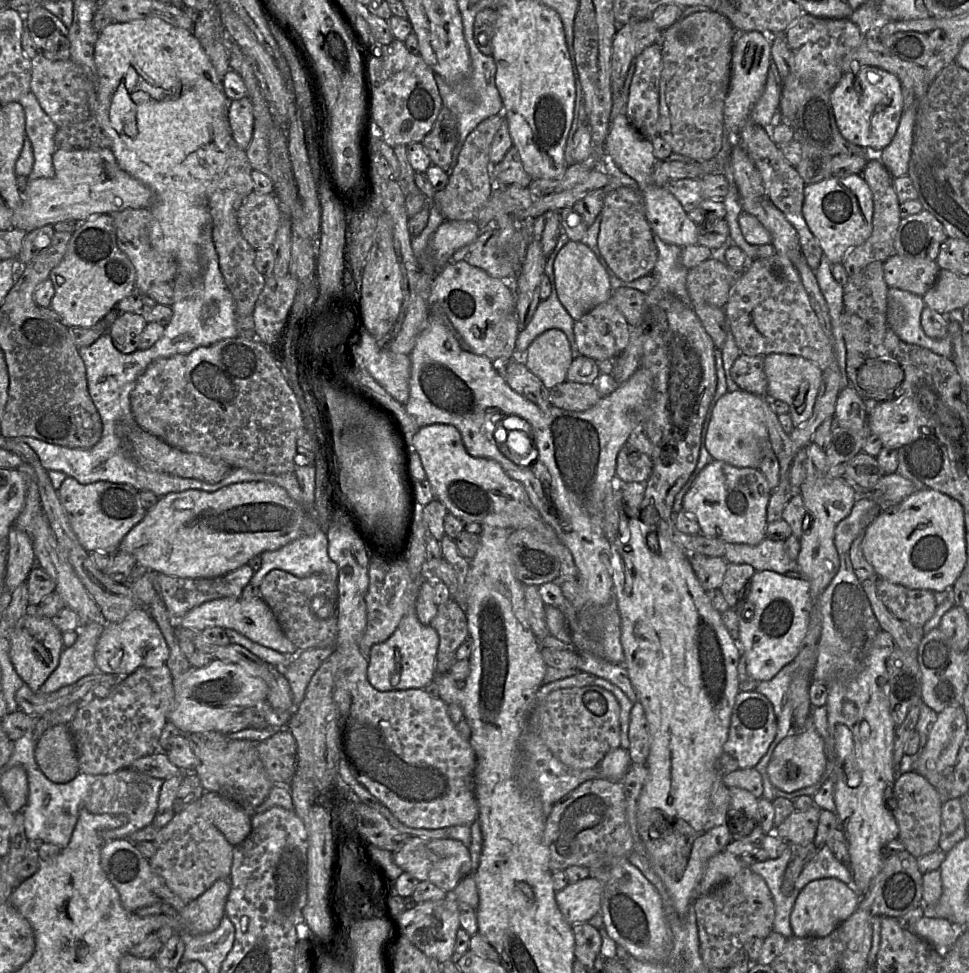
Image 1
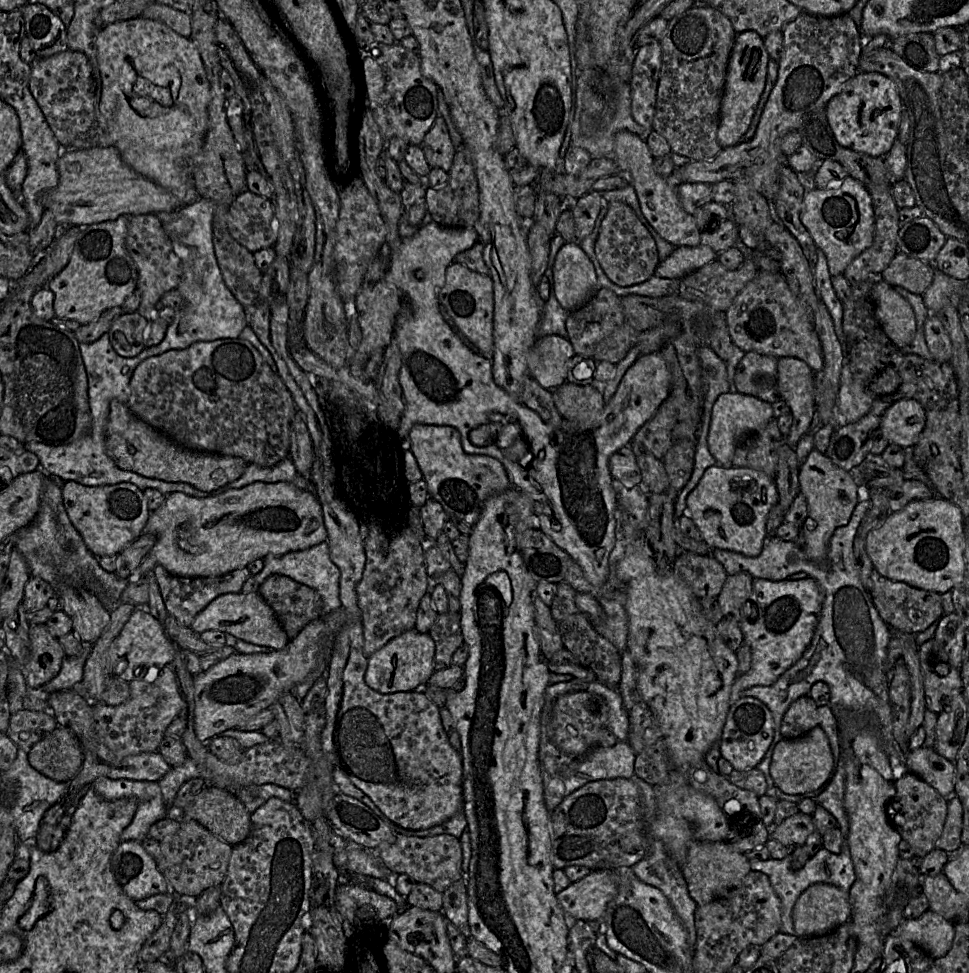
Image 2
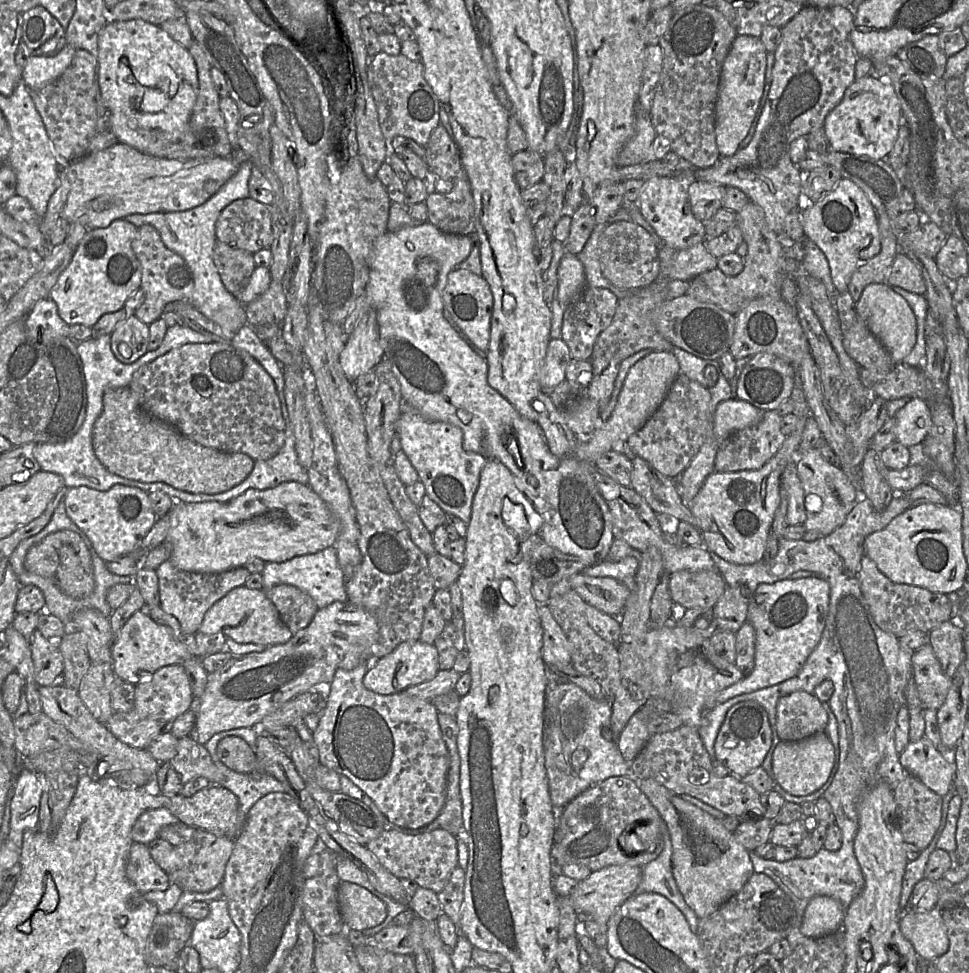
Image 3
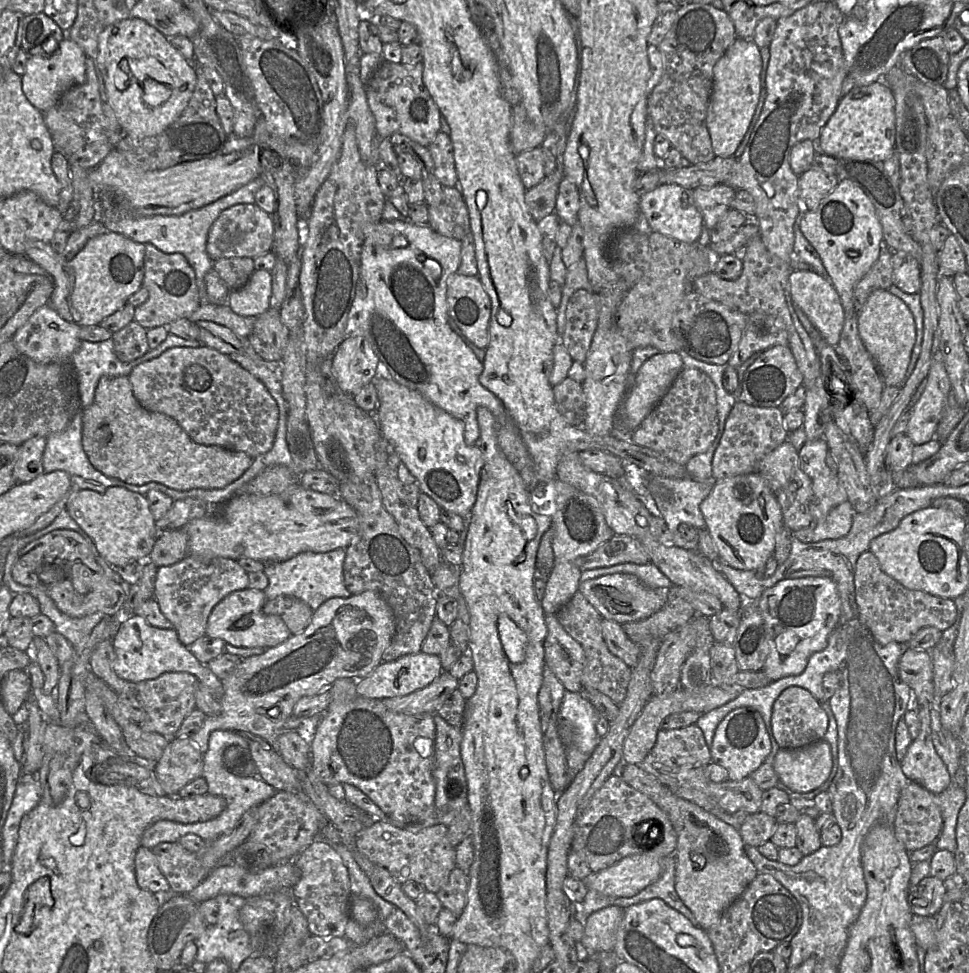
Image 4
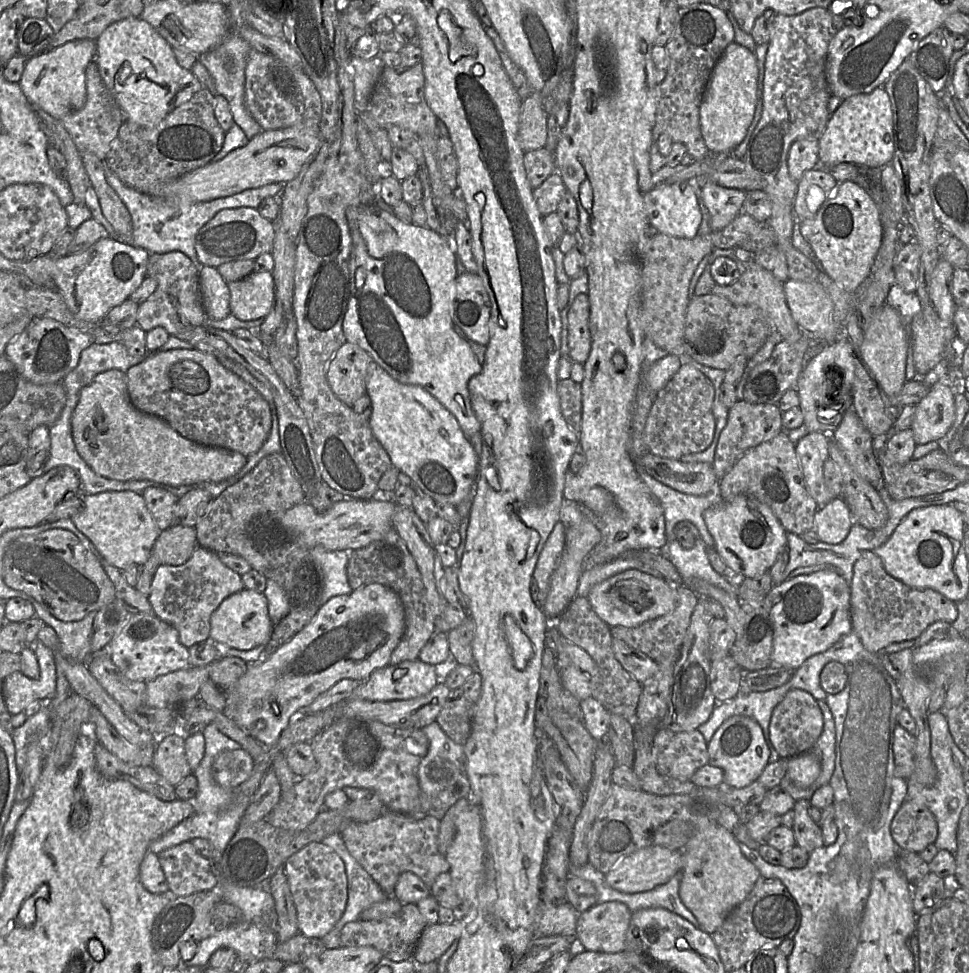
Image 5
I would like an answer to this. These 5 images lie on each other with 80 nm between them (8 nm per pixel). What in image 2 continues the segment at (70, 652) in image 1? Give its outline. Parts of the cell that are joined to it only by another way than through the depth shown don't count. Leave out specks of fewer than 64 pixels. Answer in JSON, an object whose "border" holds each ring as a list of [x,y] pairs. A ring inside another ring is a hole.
{"border":[[[83,643],[82,653],[78,656],[65,656],[56,677],[42,686],[43,692],[52,693],[69,690],[83,678],[84,666],[93,644]]]}

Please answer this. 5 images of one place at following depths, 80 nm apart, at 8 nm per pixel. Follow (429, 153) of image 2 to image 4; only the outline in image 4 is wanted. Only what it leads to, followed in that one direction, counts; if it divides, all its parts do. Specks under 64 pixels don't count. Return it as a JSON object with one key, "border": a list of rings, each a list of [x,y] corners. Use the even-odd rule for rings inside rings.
{"border":[[[439,131],[428,150],[435,166],[435,173],[443,187],[458,185],[454,149],[450,135]]]}

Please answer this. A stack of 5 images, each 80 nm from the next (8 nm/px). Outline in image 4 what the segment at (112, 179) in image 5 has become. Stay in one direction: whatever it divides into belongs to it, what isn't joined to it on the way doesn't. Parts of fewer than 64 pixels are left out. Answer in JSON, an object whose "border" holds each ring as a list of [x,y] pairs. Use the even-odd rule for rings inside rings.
{"border":[[[259,176],[251,182],[241,186],[239,189],[210,204],[187,211],[180,215],[133,216],[120,221],[105,221],[105,225],[135,242],[141,244],[150,243],[164,253],[183,254],[195,272],[200,304],[210,304],[207,300],[205,275],[213,268],[214,261],[208,256],[206,251],[208,232],[214,221],[225,209],[236,204],[255,203],[256,192],[265,184],[266,181],[263,176]]]}

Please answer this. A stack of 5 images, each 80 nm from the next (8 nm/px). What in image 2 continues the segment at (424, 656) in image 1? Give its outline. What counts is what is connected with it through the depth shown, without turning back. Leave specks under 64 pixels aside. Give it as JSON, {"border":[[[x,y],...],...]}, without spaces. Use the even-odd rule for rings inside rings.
{"border":[[[415,628],[394,637],[368,658],[368,667],[364,675],[365,683],[381,694],[422,690],[427,685],[434,670],[435,642],[429,633],[419,633]]]}

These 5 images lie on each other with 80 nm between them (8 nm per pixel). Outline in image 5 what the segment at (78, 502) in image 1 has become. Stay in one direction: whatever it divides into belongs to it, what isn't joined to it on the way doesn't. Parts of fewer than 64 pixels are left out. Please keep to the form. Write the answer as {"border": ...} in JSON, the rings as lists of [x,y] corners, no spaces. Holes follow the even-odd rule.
{"border":[[[109,491],[96,495],[82,493],[82,501],[82,510],[71,520],[92,542],[103,560],[123,571],[131,565],[142,566],[149,559],[161,530],[141,494],[132,491]]]}

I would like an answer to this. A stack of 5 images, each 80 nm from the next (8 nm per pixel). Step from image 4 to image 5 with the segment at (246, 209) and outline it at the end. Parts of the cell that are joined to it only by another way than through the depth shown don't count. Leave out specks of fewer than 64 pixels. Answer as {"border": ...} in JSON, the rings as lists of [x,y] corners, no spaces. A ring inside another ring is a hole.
{"border":[[[239,207],[225,209],[218,212],[197,233],[195,238],[195,251],[199,262],[203,266],[217,268],[219,265],[237,260],[255,260],[258,256],[272,251],[275,239],[273,222],[261,216],[258,209]]]}

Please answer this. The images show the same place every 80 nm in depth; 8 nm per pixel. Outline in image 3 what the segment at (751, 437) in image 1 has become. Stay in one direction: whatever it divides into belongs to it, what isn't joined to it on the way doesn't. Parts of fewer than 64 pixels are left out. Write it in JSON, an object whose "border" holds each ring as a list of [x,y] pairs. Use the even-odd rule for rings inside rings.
{"border":[[[738,398],[720,402],[713,417],[713,434],[717,444],[723,443],[734,432],[758,423],[763,411]]]}

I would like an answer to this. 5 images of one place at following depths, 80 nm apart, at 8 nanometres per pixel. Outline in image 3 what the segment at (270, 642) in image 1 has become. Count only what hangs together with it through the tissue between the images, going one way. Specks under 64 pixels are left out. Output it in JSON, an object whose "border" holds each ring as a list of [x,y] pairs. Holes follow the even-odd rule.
{"border":[[[245,586],[231,590],[213,604],[205,613],[198,632],[204,634],[221,633],[237,643],[254,643],[265,646],[286,643],[293,635],[281,620],[278,611],[267,598],[265,592],[262,589],[248,589]]]}

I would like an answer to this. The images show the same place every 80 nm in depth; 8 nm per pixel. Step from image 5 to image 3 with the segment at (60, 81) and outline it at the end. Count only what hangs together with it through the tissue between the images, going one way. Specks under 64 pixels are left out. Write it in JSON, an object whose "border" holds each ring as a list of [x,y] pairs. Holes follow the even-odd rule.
{"border":[[[66,45],[51,57],[31,56],[22,70],[22,80],[33,92],[58,79],[70,66],[77,49]]]}

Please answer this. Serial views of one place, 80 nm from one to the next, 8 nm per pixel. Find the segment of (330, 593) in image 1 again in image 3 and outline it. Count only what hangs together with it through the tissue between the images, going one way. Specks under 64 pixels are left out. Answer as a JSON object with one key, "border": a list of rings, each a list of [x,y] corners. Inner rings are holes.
{"border":[[[288,584],[276,585],[267,590],[265,595],[293,635],[307,627],[318,610],[310,595]]]}

